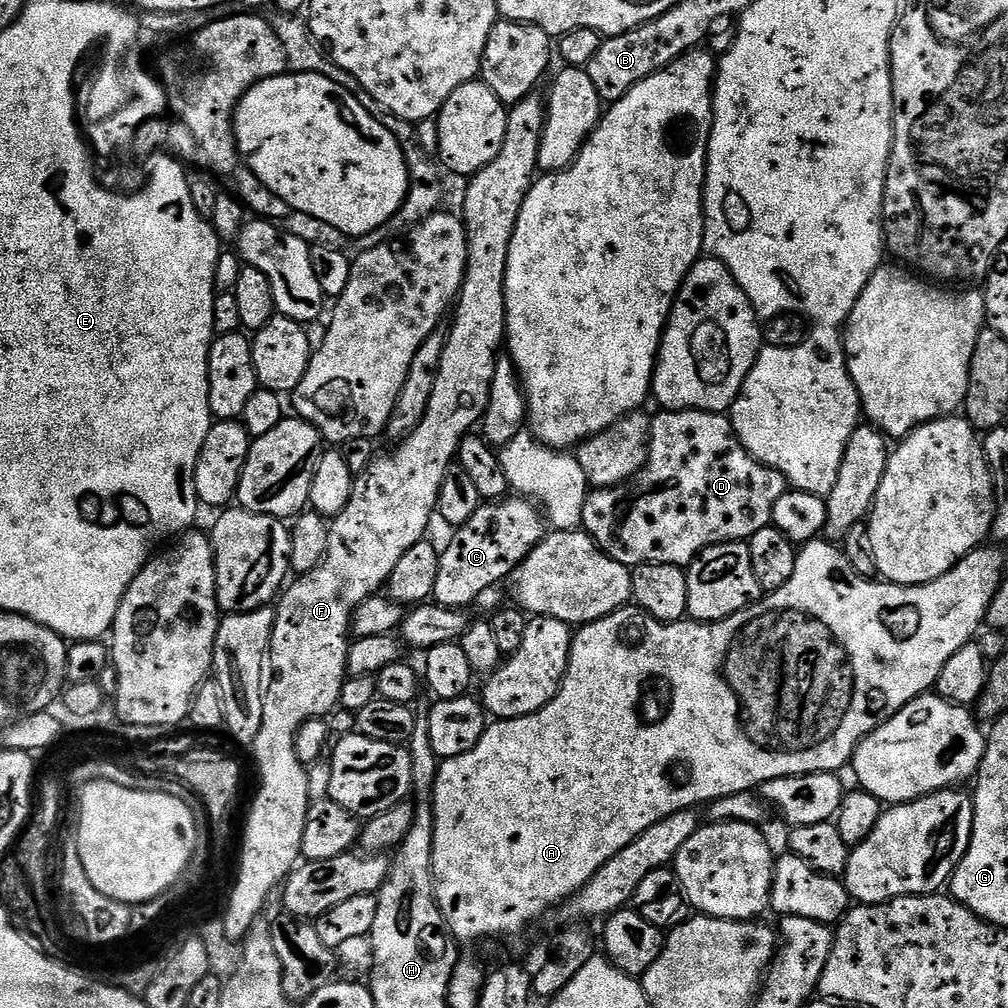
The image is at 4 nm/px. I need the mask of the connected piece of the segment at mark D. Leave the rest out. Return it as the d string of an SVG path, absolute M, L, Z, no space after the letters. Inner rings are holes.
M692 408L660 410L657 413L657 416L655 414L651 417L652 432L648 435L648 461L644 463L643 468L623 486L597 488L589 491L584 503L582 528L596 541L596 545L610 558L625 564L629 570L637 568L639 564L678 564L687 566L710 546L729 544L735 540L746 542L754 534L758 534L758 530L769 527L774 514L774 502L778 502L778 498L782 498L782 494L786 491L786 481L782 473L766 467L762 462L758 462L744 449L742 442L732 430L731 419L727 415L718 412L695 412Z

